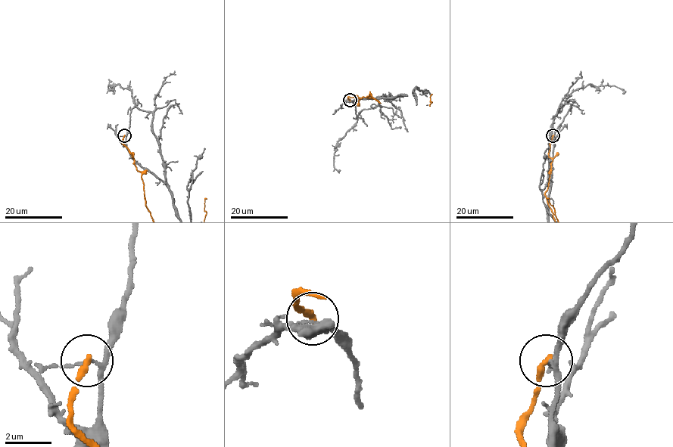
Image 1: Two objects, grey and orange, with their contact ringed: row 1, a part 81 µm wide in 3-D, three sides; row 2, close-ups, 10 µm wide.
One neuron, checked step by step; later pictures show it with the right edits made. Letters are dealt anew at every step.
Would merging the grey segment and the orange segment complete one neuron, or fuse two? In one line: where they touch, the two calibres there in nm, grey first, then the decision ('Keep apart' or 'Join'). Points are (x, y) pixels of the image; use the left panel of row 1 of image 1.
Place: (124, 135). Thickness 120 nm (grey) against 300 nm. Keep apart

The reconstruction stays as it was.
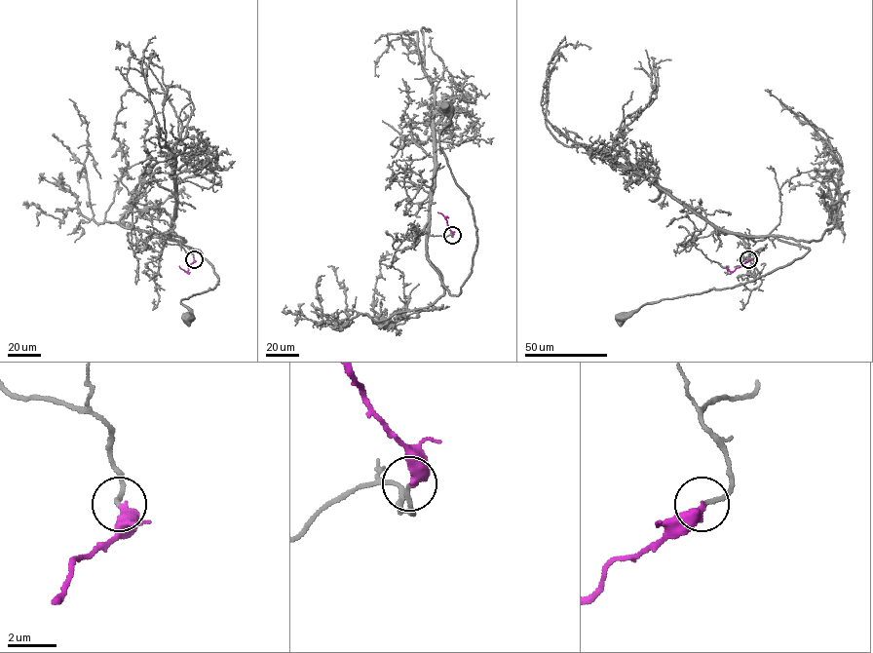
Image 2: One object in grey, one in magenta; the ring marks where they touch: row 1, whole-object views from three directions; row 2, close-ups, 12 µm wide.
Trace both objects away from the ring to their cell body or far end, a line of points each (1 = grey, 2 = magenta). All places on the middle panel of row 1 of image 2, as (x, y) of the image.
1: (452, 235), (424, 226), (427, 260), (458, 295), (477, 233), (439, 145), (445, 107)
2: (452, 235), (444, 216), (438, 211)

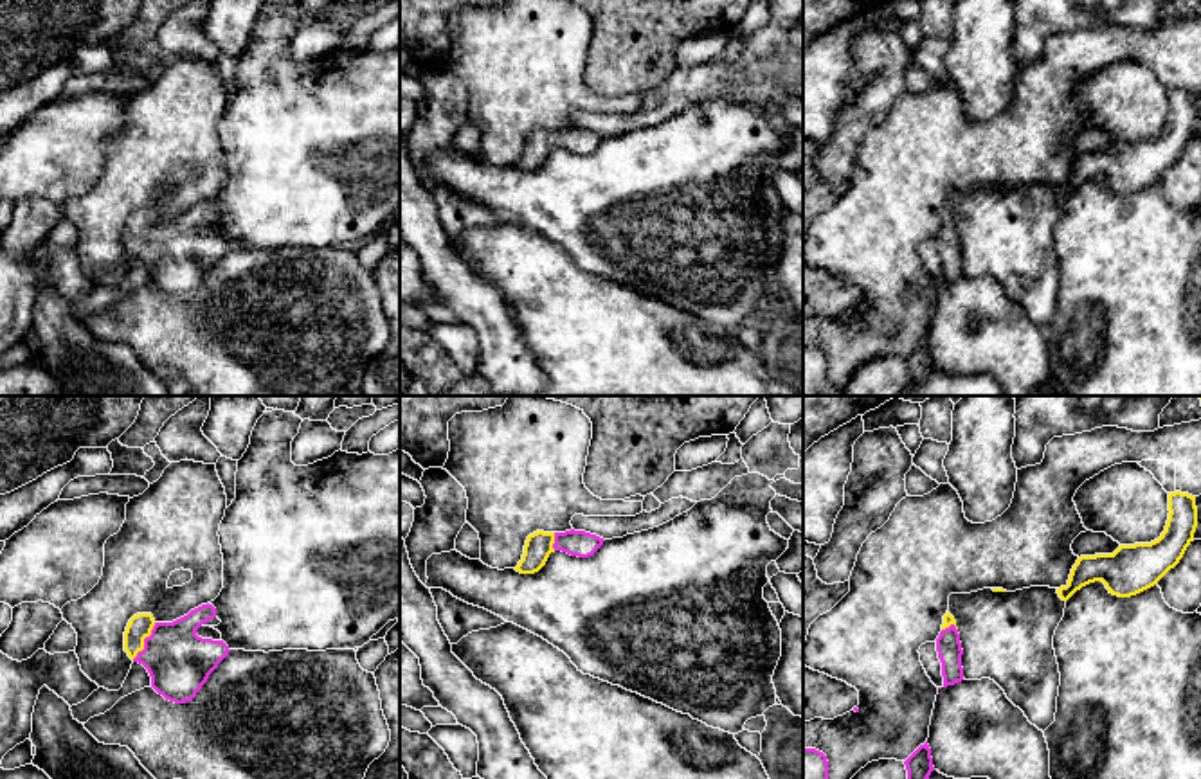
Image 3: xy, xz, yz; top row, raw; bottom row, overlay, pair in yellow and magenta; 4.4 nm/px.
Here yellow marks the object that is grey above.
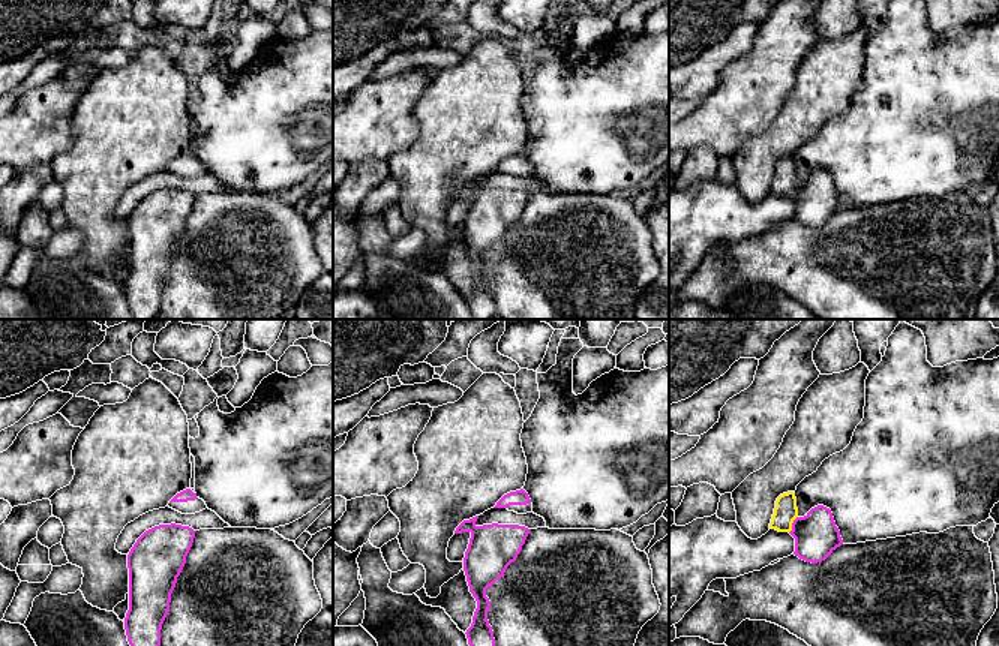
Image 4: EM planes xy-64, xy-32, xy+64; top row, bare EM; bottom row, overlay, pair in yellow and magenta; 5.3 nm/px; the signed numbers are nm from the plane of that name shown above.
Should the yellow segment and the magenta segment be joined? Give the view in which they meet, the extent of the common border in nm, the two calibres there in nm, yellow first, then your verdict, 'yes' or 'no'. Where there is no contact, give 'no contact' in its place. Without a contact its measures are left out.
meets yellow in xy; contact 200 nm long; 110 nm thick on the yellow side, 280 nm on the other; yes

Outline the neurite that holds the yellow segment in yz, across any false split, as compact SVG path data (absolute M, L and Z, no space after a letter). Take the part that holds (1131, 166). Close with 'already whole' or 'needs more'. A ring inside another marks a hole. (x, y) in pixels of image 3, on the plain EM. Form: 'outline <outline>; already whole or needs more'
outline M1169 90L1169 117L1161 133L1151 140L1120 142L1113 151L1080 153L1066 184L1057 185L1068 198L1082 184L1102 178L1109 191L1136 193L1154 184L1183 155L1197 124L1196 94Z; already whole

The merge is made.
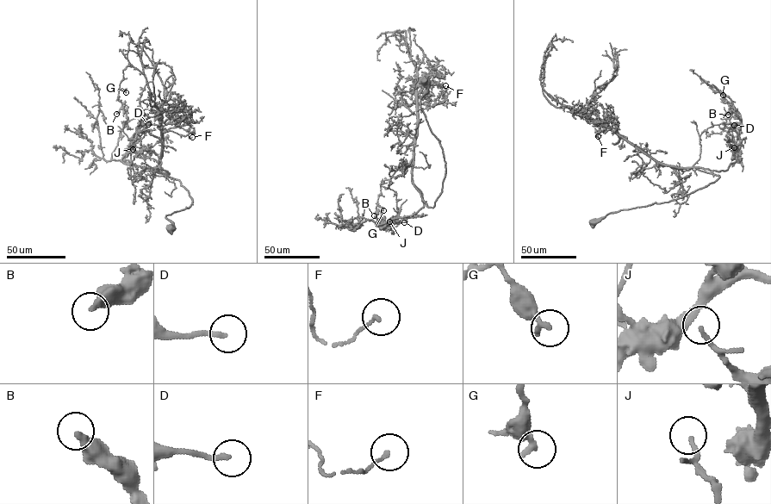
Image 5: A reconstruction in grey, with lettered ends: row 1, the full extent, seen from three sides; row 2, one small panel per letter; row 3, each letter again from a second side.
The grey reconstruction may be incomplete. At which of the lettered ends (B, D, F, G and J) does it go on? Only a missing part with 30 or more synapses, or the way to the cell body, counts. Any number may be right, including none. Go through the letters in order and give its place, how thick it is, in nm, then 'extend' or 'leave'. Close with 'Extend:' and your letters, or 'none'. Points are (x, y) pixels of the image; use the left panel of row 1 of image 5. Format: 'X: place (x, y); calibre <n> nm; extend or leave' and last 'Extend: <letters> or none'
B: place (116, 114); calibre 360 nm; extend
D: place (148, 124); calibre 190 nm; extend
F: place (192, 137); calibre 140 nm; leave
G: place (126, 92); calibre 280 nm; leave
J: place (133, 149); calibre 160 nm; leave
Extend: B, D

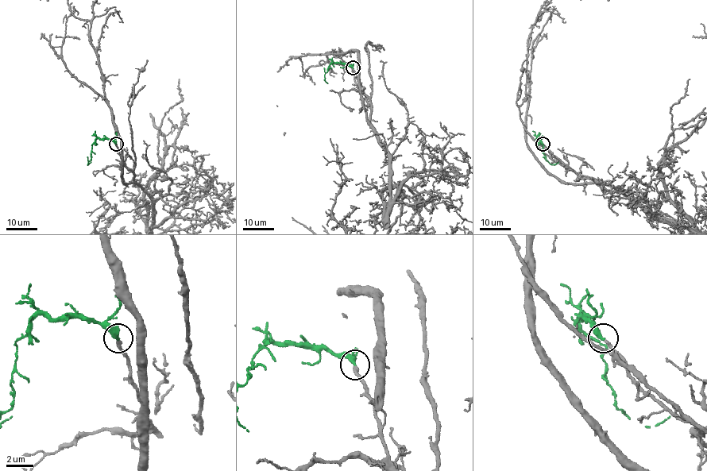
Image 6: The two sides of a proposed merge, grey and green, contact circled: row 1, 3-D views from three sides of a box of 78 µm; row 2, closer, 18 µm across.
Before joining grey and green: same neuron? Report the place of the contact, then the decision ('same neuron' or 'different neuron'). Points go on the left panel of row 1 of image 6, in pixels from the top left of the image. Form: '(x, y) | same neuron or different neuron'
(116, 144) | same neuron

